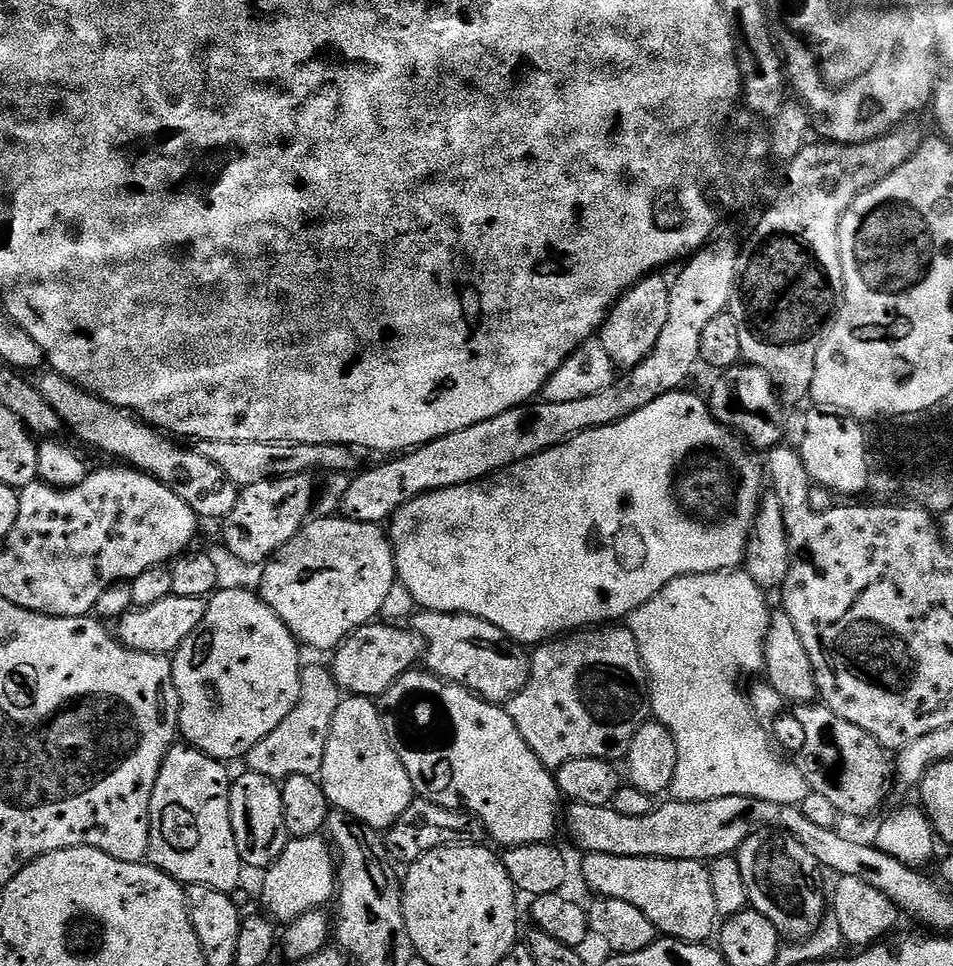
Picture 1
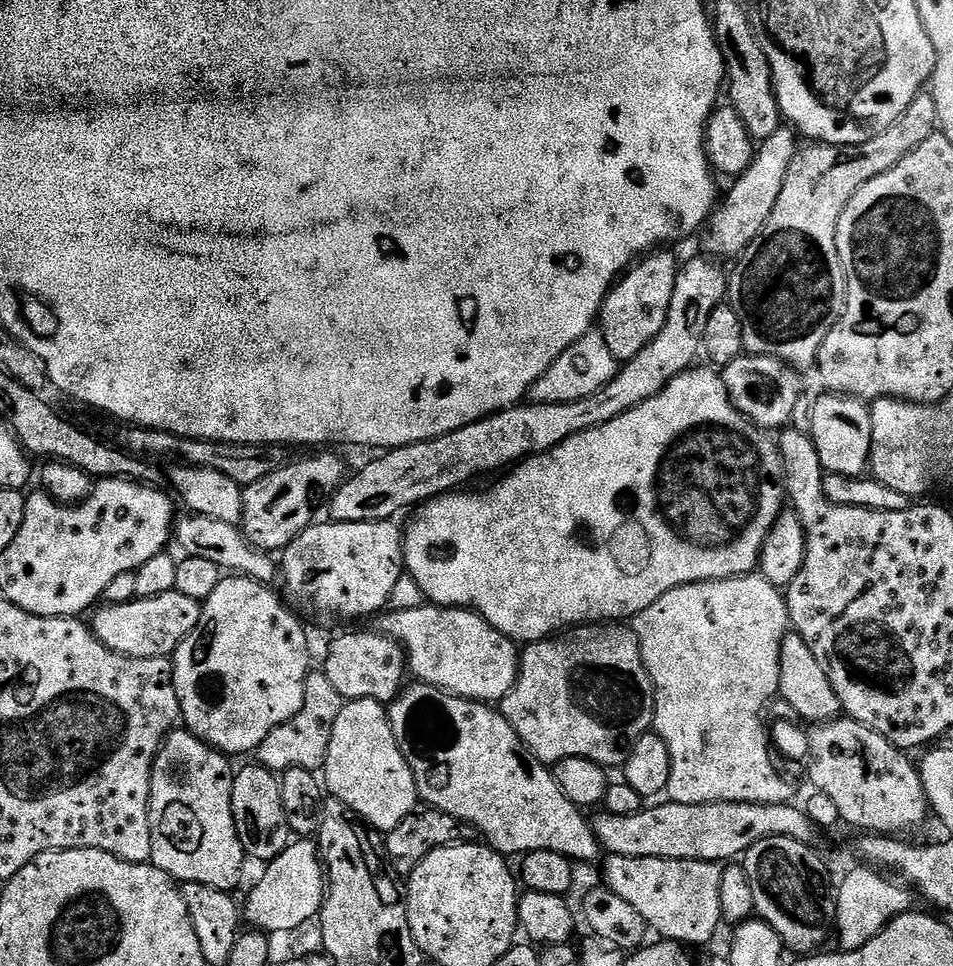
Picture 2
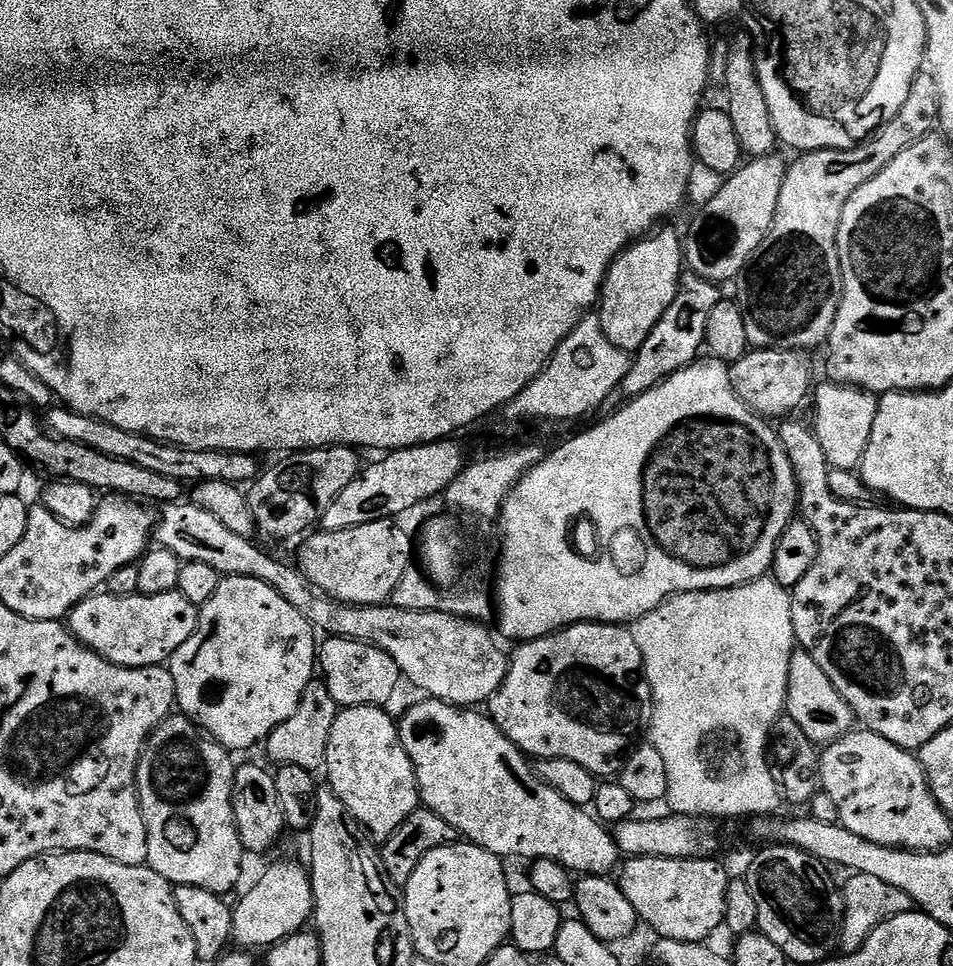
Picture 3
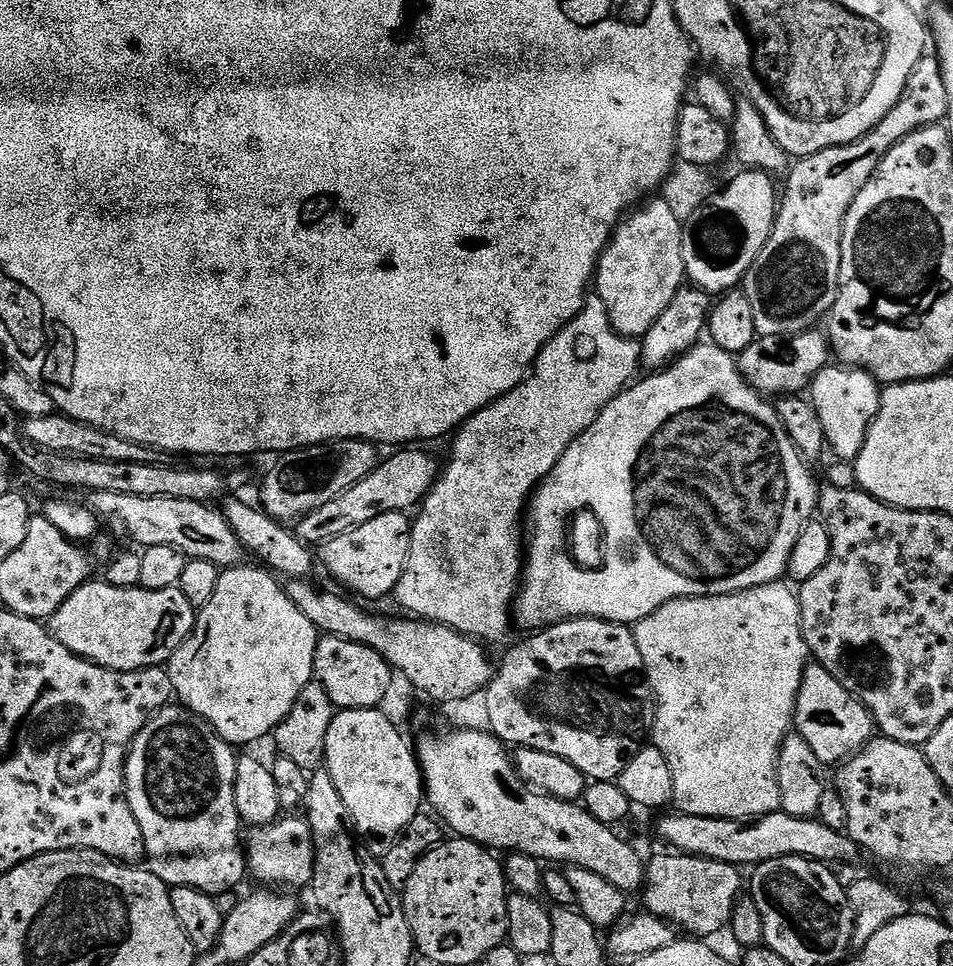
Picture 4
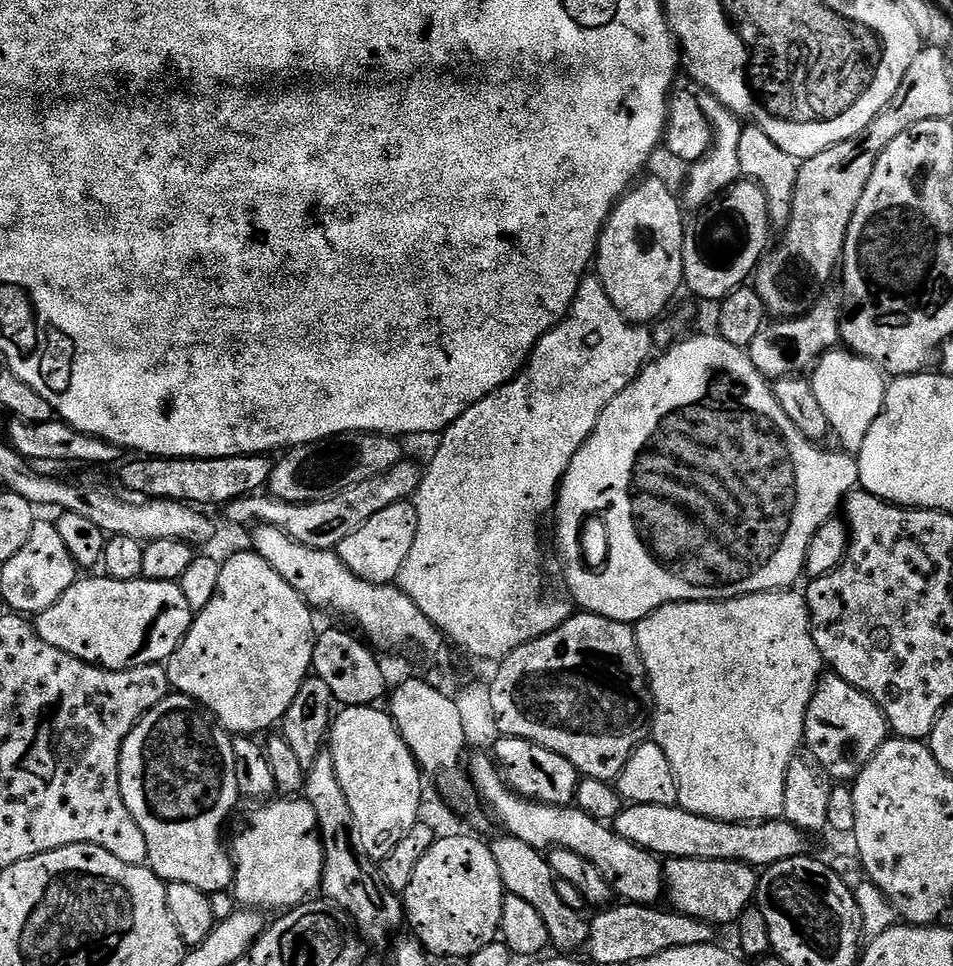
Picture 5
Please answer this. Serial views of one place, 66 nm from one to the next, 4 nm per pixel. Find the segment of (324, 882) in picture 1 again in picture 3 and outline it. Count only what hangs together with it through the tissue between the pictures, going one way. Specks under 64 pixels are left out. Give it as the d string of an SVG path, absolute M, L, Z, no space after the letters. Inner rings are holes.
M284 860L281 864L272 864L256 880L256 885L241 898L235 901L232 910L232 939L244 950L267 950L273 944L280 944L287 936L293 936L295 932L301 931L304 924L313 919L314 909L312 907L312 877L309 869L300 864L291 864Z

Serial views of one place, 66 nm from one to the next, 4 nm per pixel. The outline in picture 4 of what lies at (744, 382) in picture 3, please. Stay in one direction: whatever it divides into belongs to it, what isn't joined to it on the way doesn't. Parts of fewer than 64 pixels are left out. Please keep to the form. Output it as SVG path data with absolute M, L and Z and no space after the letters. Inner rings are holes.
M813 330L787 338L765 336L757 338L738 354L740 373L753 390L768 398L800 394L811 385L812 379L830 360L830 345L823 331Z

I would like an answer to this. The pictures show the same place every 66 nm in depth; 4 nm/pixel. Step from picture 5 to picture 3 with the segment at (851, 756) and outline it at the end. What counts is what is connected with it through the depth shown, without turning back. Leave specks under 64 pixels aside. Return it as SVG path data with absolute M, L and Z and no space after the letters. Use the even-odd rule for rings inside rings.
M797 650L790 658L790 682L788 683L786 716L787 719L792 719L791 723L800 728L802 734L806 734L806 738L816 746L833 744L838 738L846 735L847 732L853 731L854 728L852 708L846 702L846 698L842 698L842 694L838 694L838 690L834 690L834 682L830 682L830 678L826 678L822 666L818 666L818 662L814 662L810 653L803 650Z

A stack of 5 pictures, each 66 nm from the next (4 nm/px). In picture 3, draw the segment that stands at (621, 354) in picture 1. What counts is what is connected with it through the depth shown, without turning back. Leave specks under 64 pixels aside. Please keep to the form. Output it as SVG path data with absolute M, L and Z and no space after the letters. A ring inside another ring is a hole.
M660 226L639 240L633 240L612 260L604 285L600 288L598 315L606 338L618 346L618 350L635 354L650 338L650 330L658 326L662 314L674 302L674 294L680 289L680 277L685 275L686 261L681 233Z

